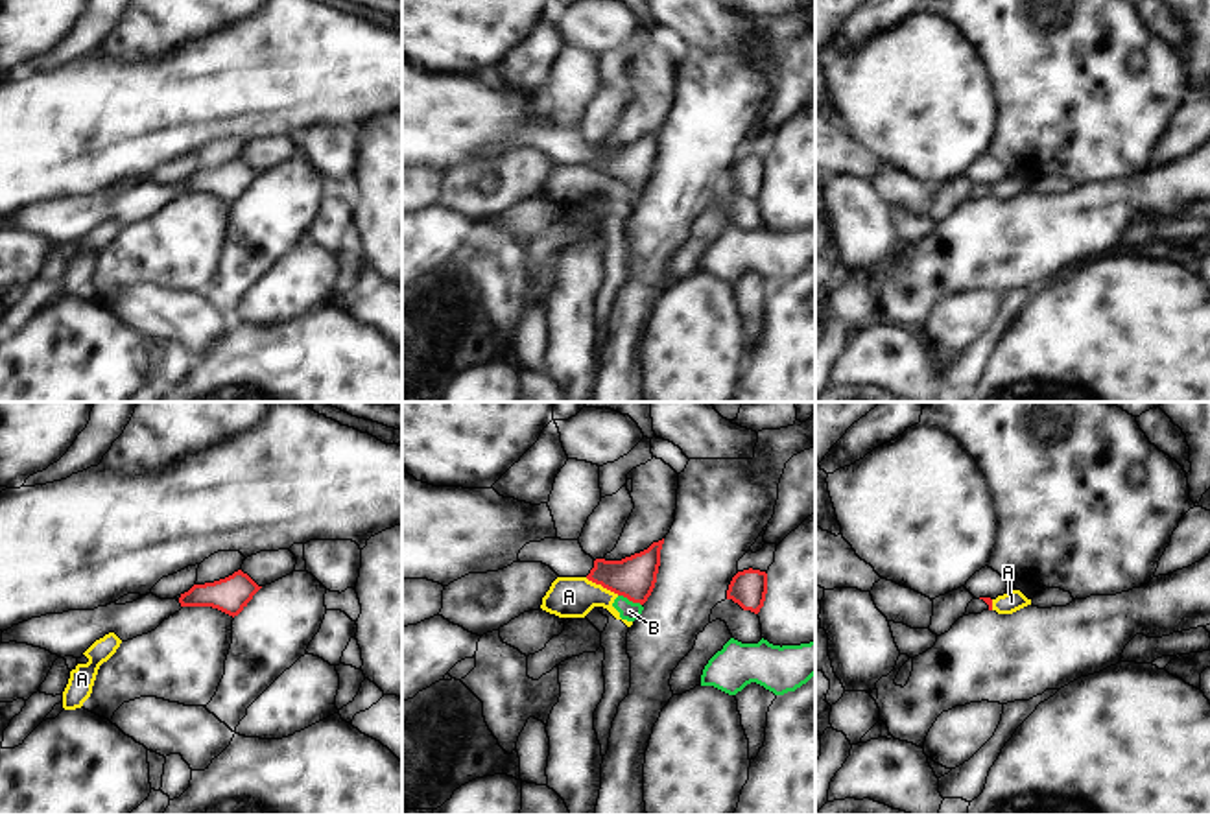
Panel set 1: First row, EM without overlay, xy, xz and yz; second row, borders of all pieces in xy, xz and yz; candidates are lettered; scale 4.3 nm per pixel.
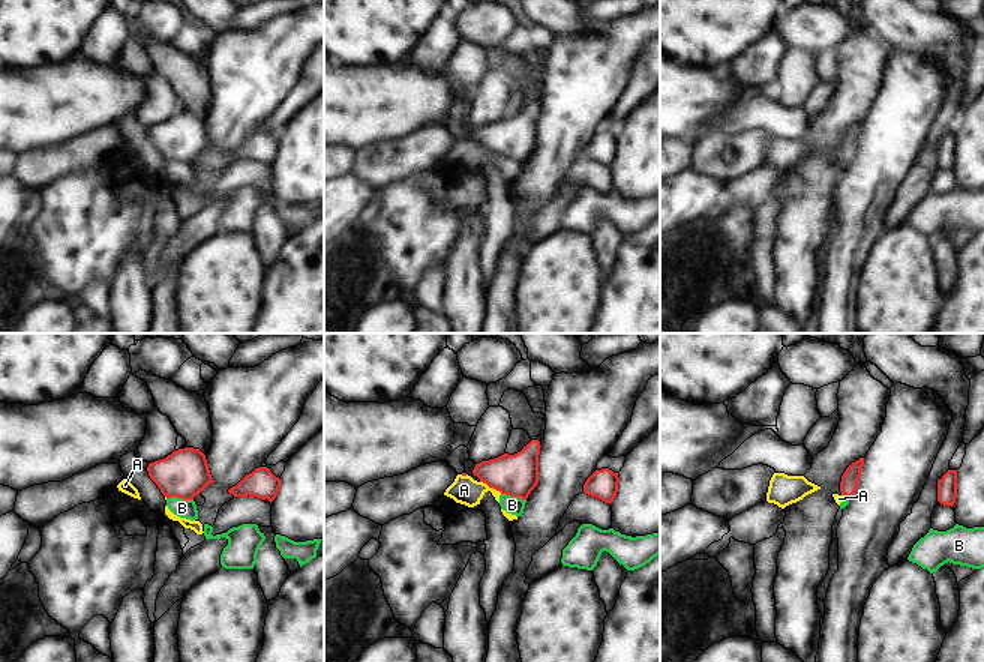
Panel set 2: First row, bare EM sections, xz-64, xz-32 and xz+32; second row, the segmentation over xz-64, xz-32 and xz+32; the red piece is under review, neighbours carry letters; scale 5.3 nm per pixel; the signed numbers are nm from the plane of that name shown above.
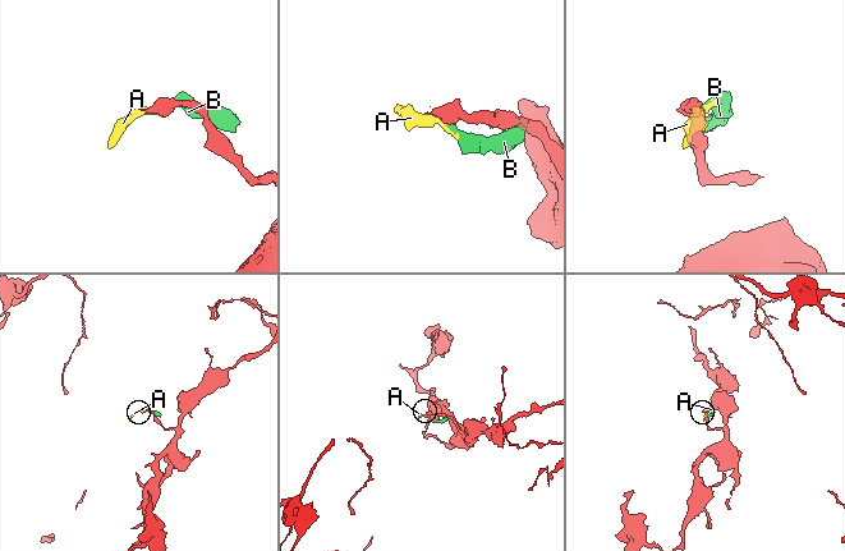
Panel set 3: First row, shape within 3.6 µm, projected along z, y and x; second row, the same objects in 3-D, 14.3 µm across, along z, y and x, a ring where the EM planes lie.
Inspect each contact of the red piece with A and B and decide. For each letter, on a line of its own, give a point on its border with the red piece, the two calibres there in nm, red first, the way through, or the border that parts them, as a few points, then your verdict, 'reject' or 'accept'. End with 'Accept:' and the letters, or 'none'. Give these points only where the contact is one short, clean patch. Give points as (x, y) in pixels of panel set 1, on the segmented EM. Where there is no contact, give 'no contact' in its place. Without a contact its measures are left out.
A: meets red in xz at (602, 585); 190 nm thick on the red side, 180 nm on the other; border along xz (585, 578), (618, 594); reject
B: meets red in xz at (629, 600); 190 nm thick on the red side, 90 nm on the other; border along xz (618, 594), (640, 605); reject
Accept: none

